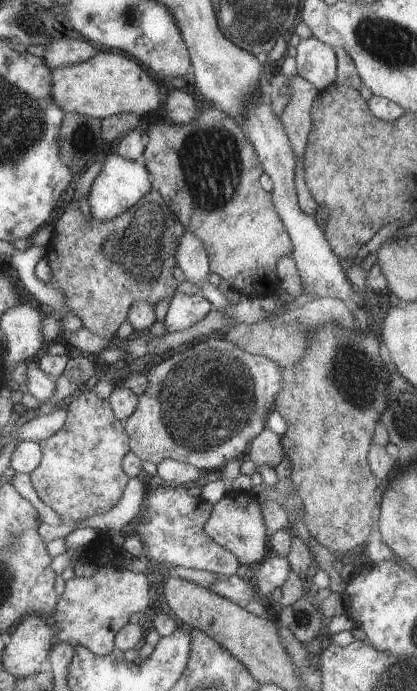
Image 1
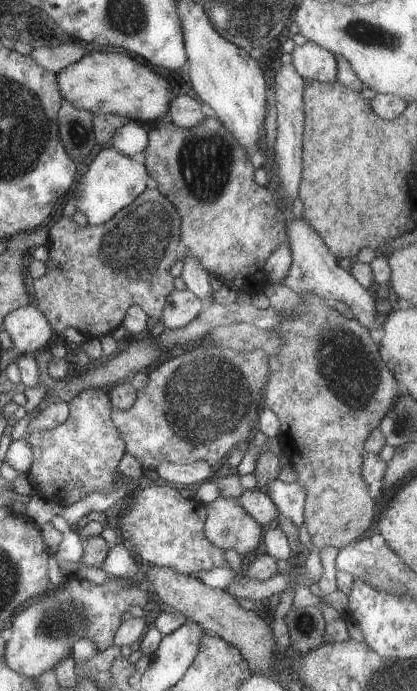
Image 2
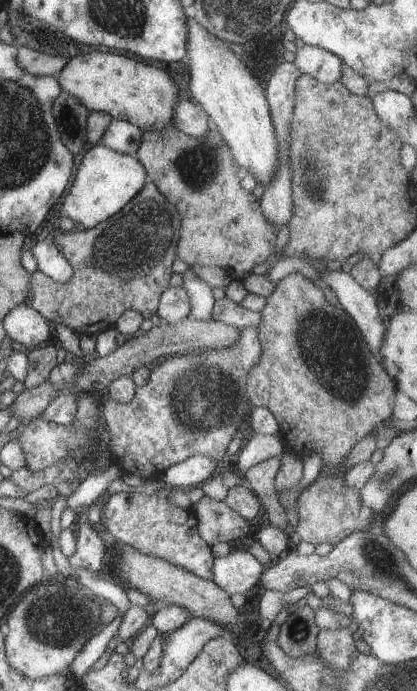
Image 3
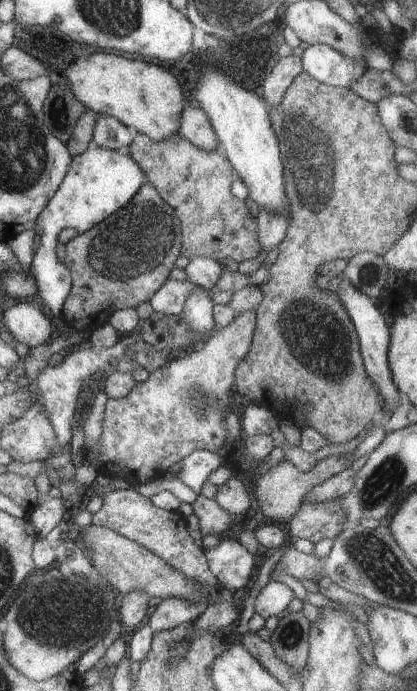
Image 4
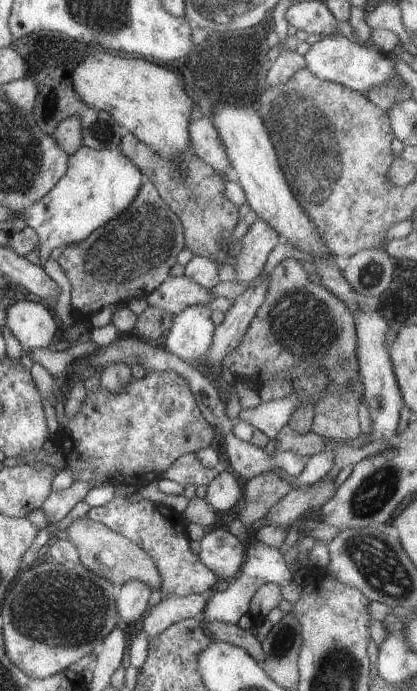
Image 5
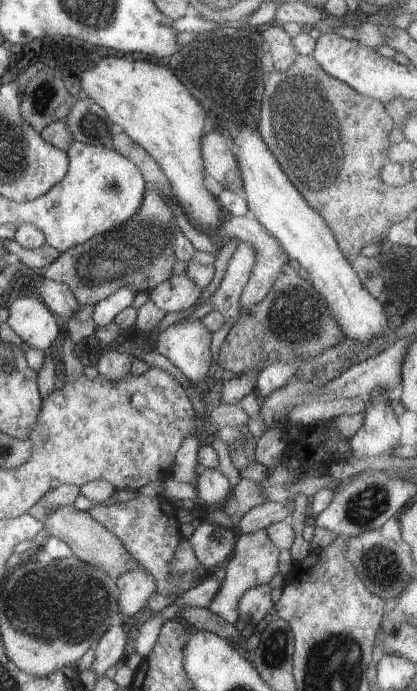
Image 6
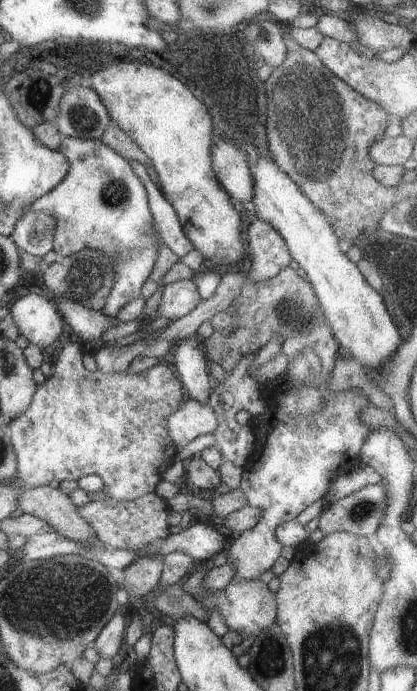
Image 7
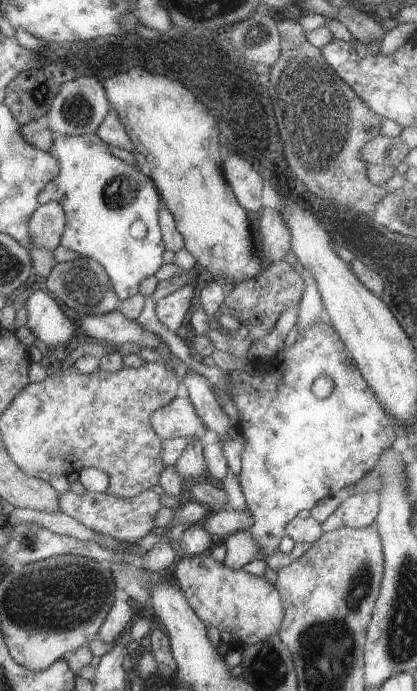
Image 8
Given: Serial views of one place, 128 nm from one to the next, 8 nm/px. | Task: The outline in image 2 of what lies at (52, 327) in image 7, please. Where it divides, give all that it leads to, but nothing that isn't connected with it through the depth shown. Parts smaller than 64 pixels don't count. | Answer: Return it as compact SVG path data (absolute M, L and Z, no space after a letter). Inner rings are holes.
M31 305L20 307L6 315L3 330L8 332L16 350L22 354L33 354L46 349L53 330L46 316Z

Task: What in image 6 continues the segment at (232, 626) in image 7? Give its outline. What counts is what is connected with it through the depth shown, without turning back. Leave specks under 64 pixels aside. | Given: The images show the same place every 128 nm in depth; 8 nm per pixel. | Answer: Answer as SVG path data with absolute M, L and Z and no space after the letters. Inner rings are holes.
M260 585L244 592L238 600L240 619L255 627L268 614L274 612L275 603L270 597L272 589L269 585Z

